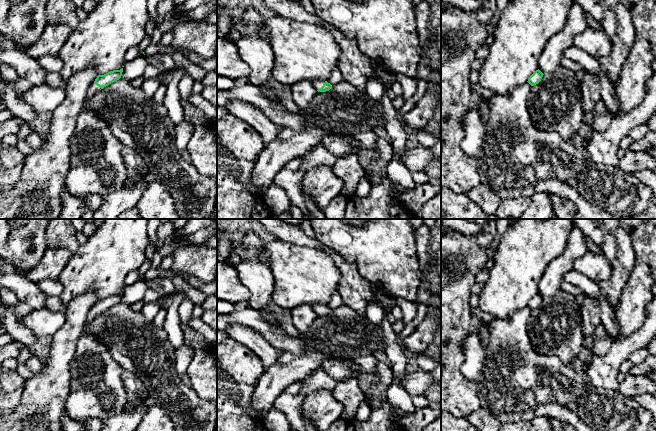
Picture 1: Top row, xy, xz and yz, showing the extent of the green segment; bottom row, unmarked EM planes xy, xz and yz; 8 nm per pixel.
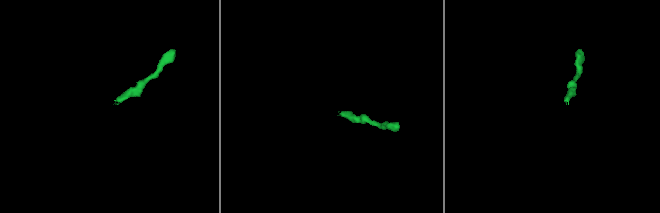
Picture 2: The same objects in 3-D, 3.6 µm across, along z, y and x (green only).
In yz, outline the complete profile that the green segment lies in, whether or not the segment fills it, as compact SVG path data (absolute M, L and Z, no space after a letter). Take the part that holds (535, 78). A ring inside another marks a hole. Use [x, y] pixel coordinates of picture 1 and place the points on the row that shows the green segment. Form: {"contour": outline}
{"contour": "M538 69L528 78L527 82L531 86L534 86L534 85L538 84L541 81L543 75L544 74Z"}

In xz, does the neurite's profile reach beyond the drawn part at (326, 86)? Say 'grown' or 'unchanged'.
grown

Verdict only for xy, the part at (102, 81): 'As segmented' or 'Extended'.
Extended

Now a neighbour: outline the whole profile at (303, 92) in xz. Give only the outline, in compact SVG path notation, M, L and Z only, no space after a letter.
M311 81L297 82L289 88L295 105L300 109L308 107L313 98L318 94Z

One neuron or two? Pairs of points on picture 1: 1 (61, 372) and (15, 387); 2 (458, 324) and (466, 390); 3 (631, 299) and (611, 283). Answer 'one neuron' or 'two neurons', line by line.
1: two neurons
2: one neuron
3: two neurons

